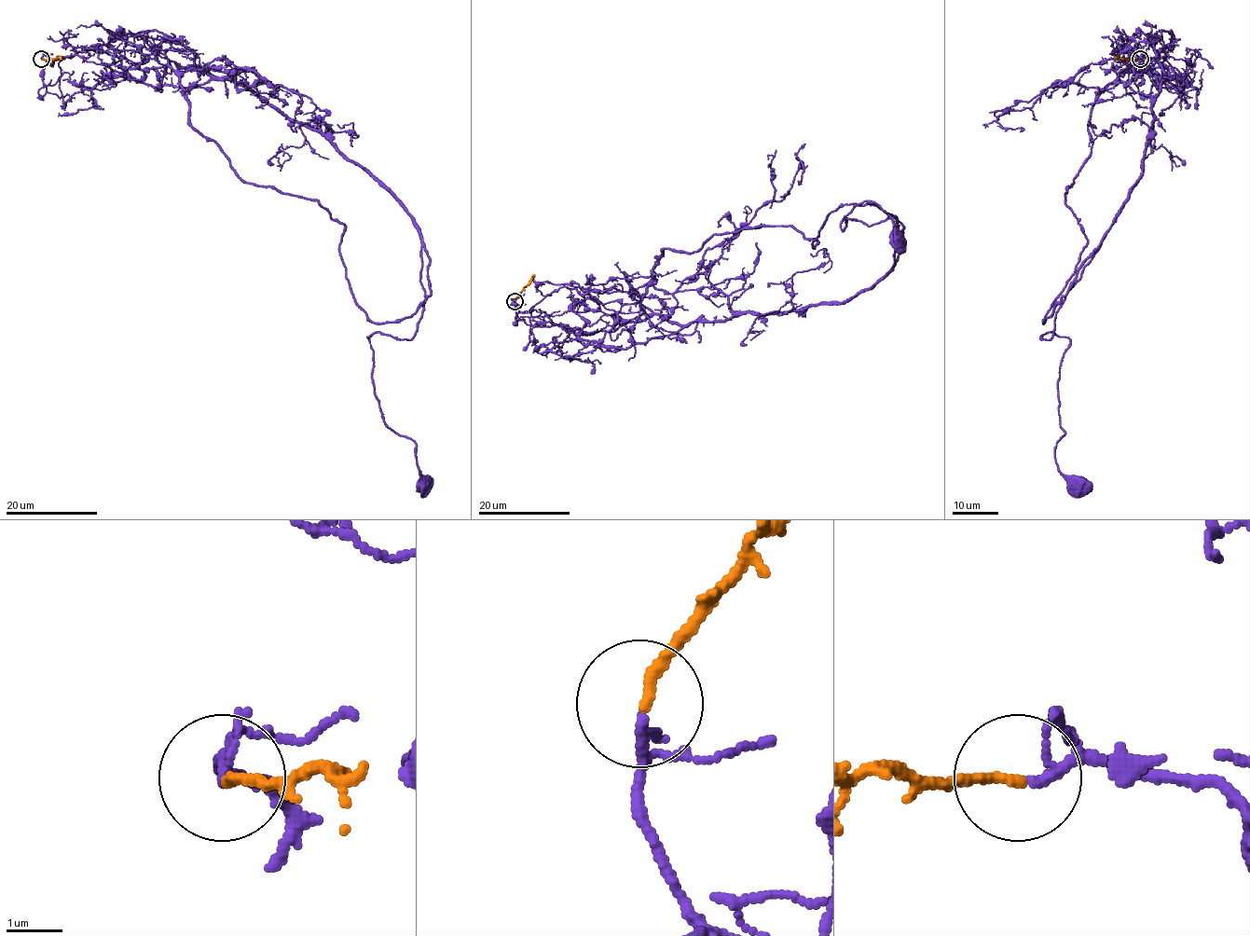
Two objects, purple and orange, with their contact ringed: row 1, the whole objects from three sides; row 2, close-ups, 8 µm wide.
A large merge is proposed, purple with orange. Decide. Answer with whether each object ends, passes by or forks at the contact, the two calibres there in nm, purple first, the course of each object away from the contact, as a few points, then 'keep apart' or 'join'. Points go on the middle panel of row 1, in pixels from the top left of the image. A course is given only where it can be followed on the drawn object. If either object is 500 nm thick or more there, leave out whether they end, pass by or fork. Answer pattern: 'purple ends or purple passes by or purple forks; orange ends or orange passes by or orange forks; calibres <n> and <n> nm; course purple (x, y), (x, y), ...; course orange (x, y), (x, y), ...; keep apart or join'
purple passes by; orange ends; calibres 130 and 180 nm; course purple (515, 301), (591, 334), (803, 311), (894, 263), (897, 220), (856, 206), (843, 230), (889, 215), (897, 240); course orange (515, 301), (535, 275); join

